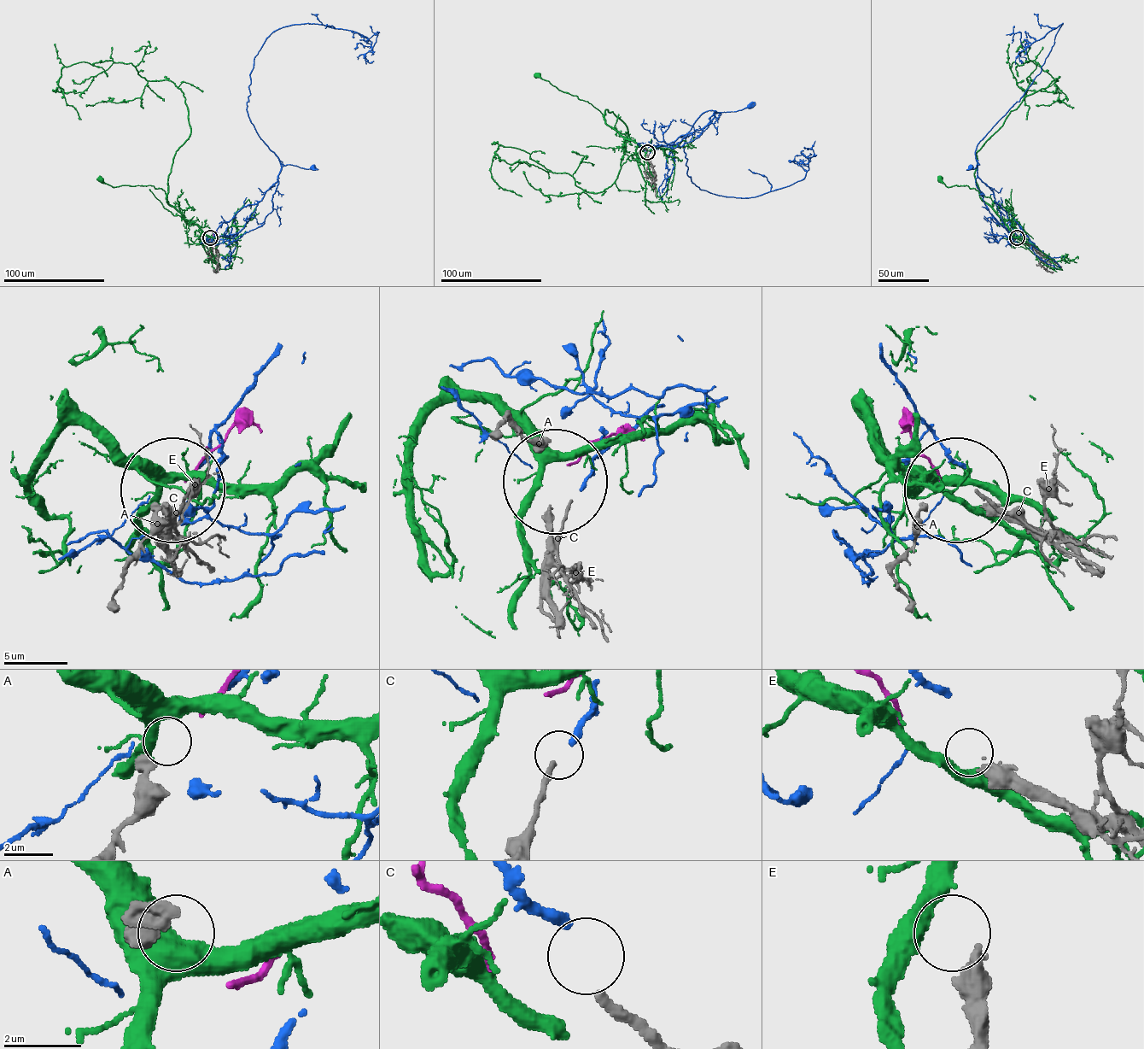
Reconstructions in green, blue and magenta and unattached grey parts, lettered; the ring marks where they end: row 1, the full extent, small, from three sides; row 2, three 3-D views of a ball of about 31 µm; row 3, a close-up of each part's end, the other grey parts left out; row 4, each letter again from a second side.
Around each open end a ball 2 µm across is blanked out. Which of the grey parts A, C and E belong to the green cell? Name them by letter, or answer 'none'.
none

